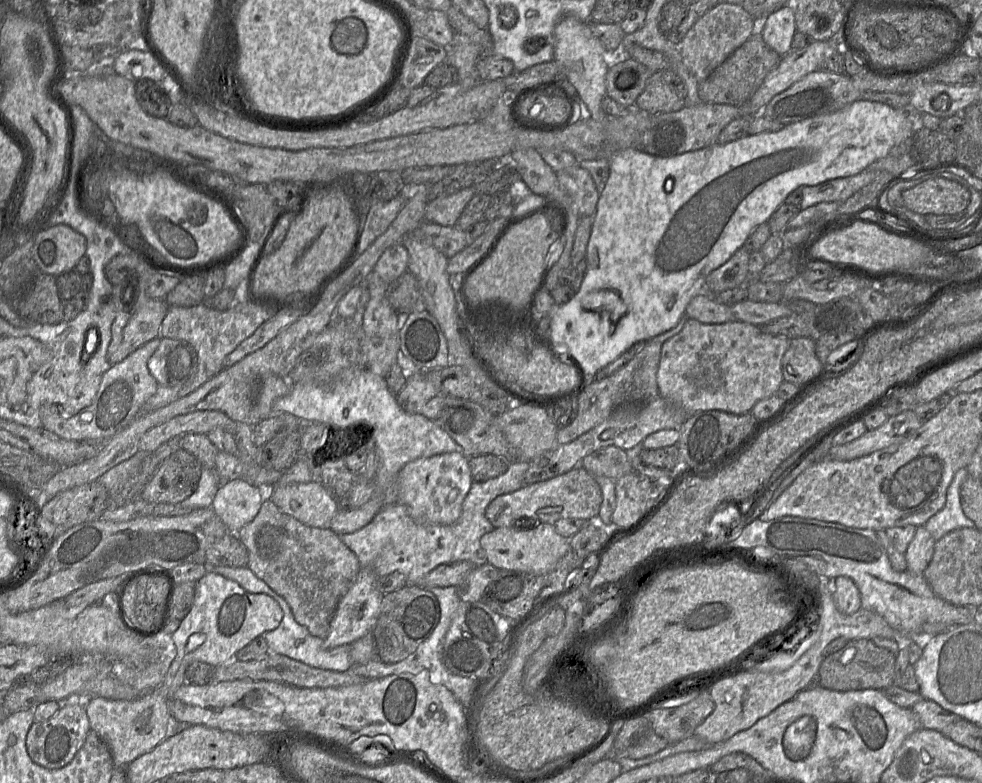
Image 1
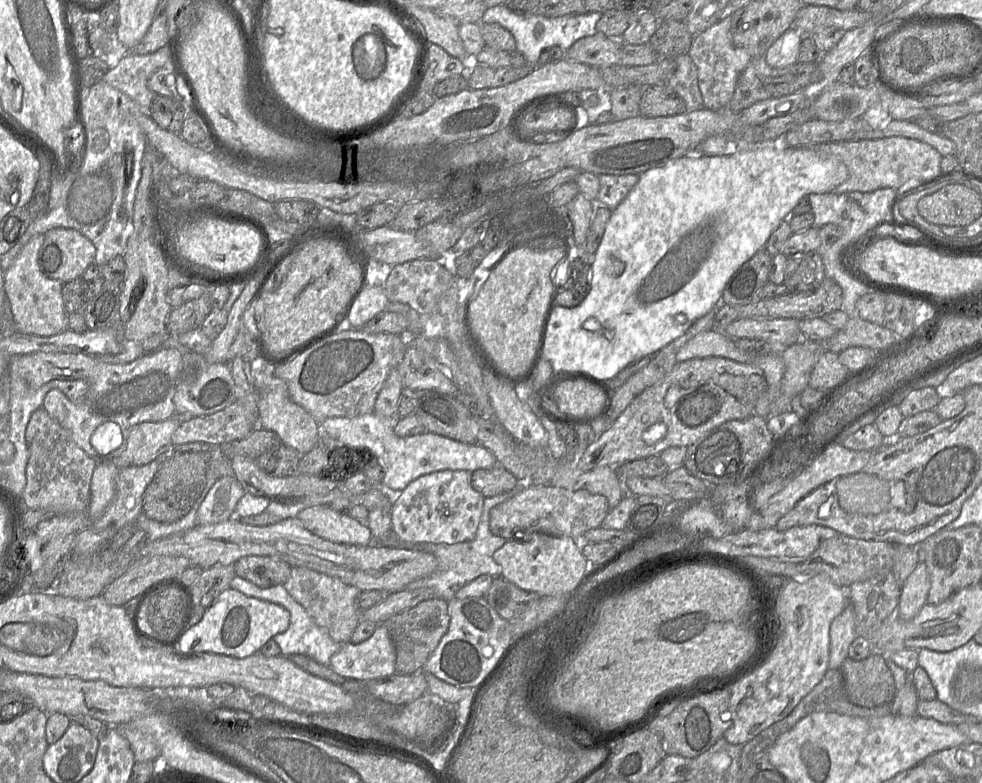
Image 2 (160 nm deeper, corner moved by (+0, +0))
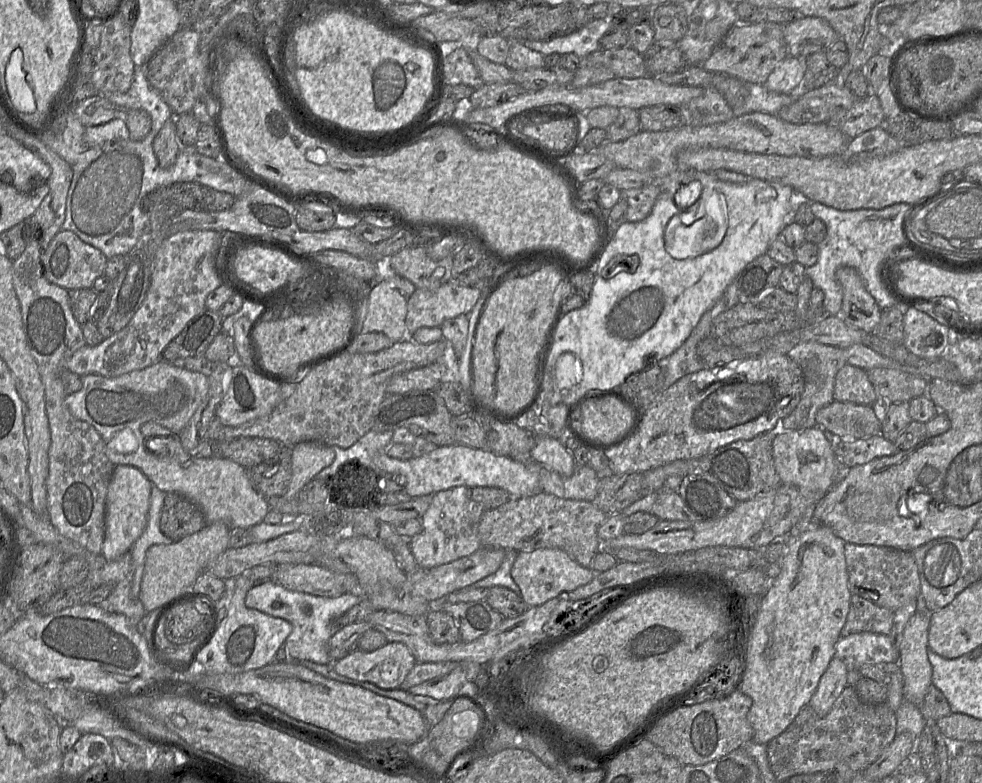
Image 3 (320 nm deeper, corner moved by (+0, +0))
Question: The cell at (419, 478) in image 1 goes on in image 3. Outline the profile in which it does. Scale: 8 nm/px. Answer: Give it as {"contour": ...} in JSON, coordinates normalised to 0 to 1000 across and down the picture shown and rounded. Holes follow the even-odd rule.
{"contour":[[[466,621],[440,633],[437,649],[429,660],[430,678],[415,688],[416,700],[427,724],[442,725],[478,710],[491,697],[488,668],[494,648],[479,636],[479,623]]]}

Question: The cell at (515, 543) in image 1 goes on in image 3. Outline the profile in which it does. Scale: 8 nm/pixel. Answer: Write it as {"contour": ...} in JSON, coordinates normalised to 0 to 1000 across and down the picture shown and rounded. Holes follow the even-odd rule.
{"contour":[[[551,700],[541,705],[527,705],[520,725],[520,736],[530,751],[532,765],[538,775],[544,775],[601,745],[606,731],[592,723],[572,701]]]}

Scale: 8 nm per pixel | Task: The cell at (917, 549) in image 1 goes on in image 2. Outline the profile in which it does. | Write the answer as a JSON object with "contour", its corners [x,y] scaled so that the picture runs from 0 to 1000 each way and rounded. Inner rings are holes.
{"contour":[[[937,716],[919,747],[913,785],[921,792],[930,791],[944,770],[946,752],[946,732]]]}

